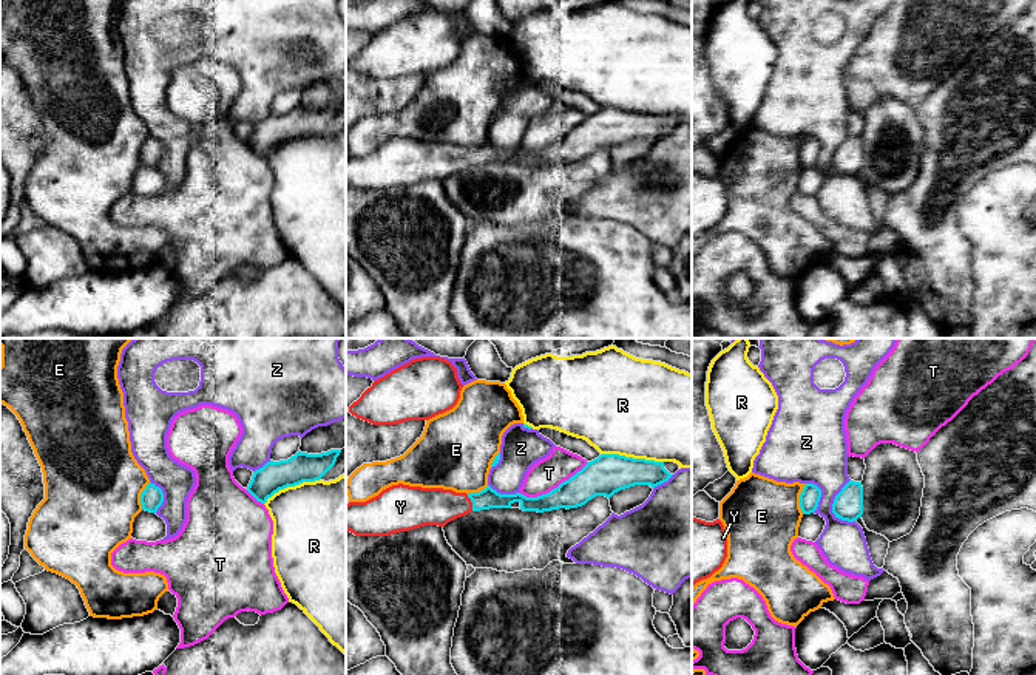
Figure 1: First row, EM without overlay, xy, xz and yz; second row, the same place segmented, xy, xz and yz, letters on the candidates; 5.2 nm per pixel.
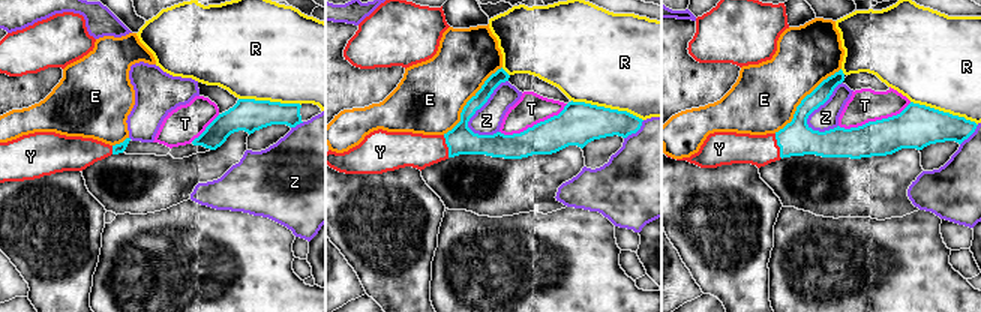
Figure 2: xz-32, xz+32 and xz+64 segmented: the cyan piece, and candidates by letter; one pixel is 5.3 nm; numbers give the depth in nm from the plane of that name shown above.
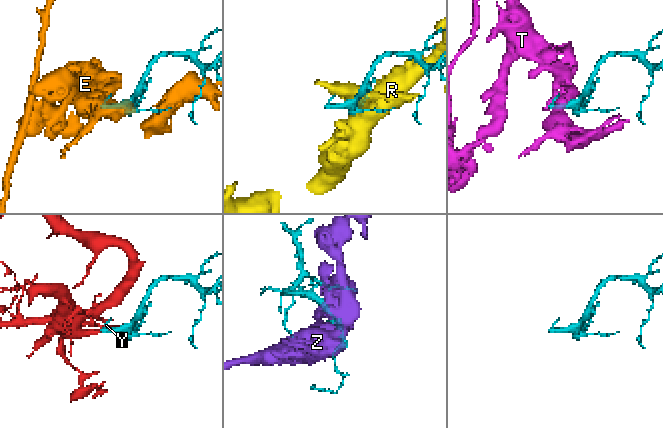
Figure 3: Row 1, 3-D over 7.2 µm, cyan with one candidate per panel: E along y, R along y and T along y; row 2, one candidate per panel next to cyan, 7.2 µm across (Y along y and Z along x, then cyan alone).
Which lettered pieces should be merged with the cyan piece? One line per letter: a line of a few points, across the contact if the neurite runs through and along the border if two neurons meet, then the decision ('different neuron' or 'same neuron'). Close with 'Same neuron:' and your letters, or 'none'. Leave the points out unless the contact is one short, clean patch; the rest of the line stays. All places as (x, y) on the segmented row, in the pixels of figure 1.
E: different neuron
R: different neuron
T: different neuron
Y: xz (488, 498), (471, 501), (454, 505), (423, 505) | same neuron
Z: different neuron
Same neuron: Y

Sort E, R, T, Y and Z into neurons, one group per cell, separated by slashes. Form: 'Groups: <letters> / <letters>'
Groups: E / R / T / Y / Z

